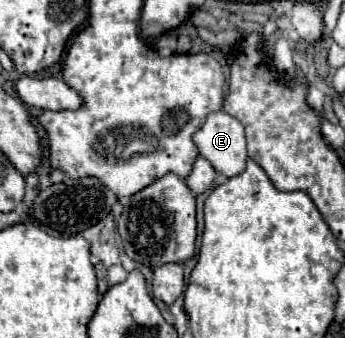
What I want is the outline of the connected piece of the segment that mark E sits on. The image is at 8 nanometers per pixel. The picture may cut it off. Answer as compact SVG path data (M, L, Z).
M214 112L194 134L194 142L218 174L238 176L248 160L244 126L226 112Z

